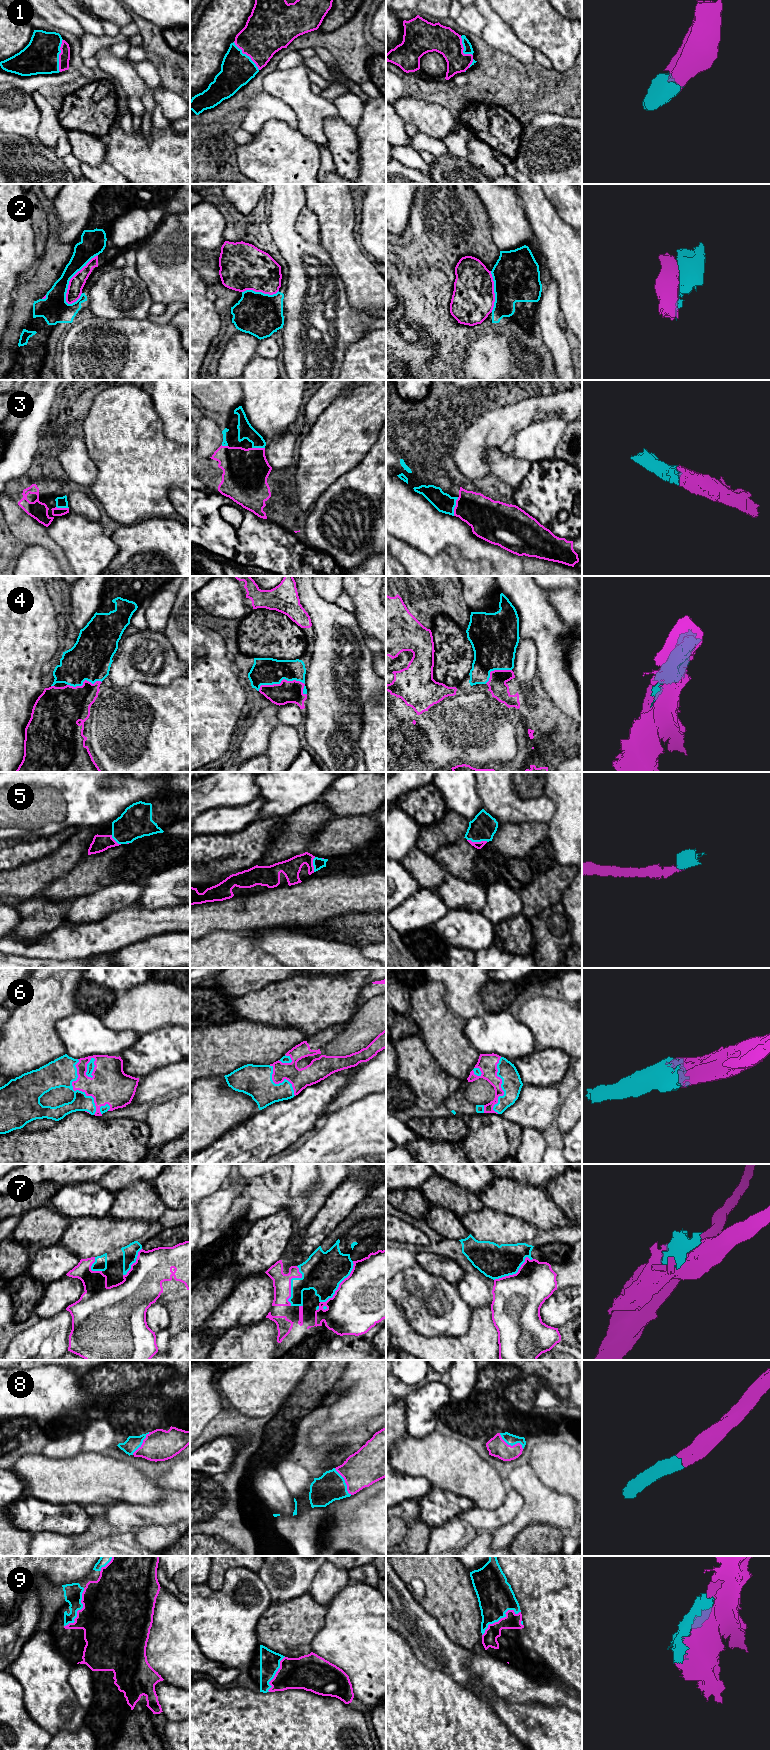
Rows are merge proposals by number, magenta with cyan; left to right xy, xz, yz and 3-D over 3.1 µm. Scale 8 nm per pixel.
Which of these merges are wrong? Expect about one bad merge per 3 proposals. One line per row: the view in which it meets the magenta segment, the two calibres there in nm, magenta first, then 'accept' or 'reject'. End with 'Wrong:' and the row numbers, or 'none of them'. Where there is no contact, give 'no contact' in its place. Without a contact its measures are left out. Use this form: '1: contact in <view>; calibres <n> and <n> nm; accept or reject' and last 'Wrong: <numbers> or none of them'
1: contact in xy; calibres 90 and 280 nm; accept
2: contact in xy; calibres 120 and 180 nm; reject
3: contact in yz; calibres 280 and 160 nm; accept
4: contact in xz; calibres 180 and 220 nm; accept
5: contact in yz; calibres 60 and 200 nm; accept
6: contact in xy; calibres 280 and 240 nm; accept
7: contact in xz; calibres 460 and 320 nm; reject
8: contact in yz; calibres 160 and 90 nm; accept
9: contact in yz; calibres 130 and 280 nm; reject
Wrong: 2, 7, 9

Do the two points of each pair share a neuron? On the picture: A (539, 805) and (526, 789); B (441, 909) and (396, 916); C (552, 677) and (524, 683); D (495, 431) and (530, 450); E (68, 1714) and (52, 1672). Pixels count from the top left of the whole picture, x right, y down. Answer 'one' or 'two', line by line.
A: two
B: one
C: two
D: two
E: one

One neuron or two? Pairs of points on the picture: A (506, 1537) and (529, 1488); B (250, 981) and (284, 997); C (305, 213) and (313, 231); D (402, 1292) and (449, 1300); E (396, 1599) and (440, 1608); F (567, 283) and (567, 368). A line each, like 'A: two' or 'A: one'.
A: one
B: two
C: one
D: one
E: two
F: two

